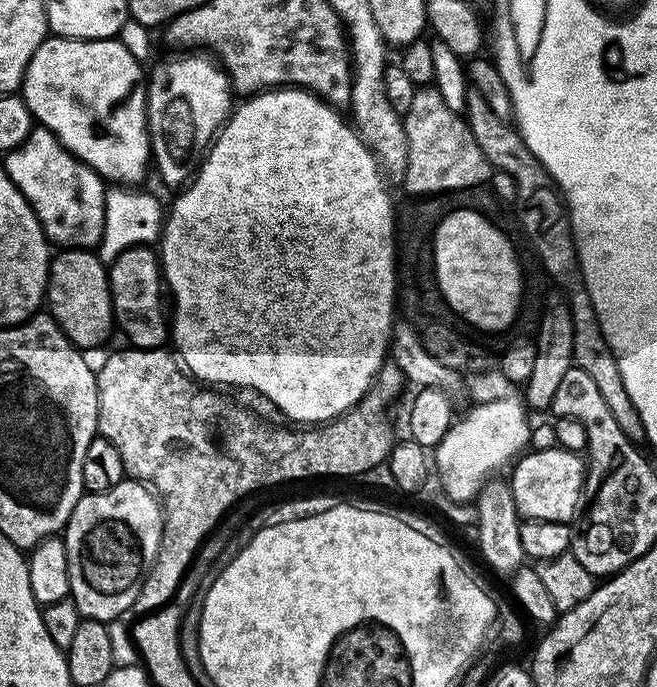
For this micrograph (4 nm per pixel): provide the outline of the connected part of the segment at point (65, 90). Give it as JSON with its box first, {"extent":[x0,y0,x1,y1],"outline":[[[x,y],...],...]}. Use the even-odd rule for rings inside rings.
{"extent":[22,36,152,186],"outline":[[[52,36],[44,40],[38,46],[38,50],[30,58],[28,68],[24,71],[24,82],[22,85],[22,99],[24,105],[32,111],[35,123],[50,129],[60,140],[60,145],[67,148],[72,155],[77,156],[84,164],[89,164],[94,171],[105,181],[115,182],[120,186],[136,186],[141,182],[140,179],[150,172],[150,161],[152,160],[152,143],[148,137],[148,110],[146,101],[148,98],[148,86],[146,83],[146,68],[143,68],[141,61],[119,38],[110,40],[67,40],[65,36]]]}

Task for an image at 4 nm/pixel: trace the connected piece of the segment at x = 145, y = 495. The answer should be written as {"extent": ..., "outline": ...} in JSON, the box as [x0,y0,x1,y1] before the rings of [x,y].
{"extent":[62,478,164,621],"outline":[[[125,478],[118,486],[105,492],[85,494],[74,506],[64,527],[62,539],[66,546],[66,562],[70,570],[70,599],[75,602],[85,620],[119,621],[131,609],[134,598],[142,590],[142,582],[154,566],[164,529],[164,509],[149,485]]]}

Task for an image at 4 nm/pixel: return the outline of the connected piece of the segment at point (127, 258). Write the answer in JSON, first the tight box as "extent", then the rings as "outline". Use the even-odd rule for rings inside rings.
{"extent":[108,244,170,348],"outline":[[[139,244],[130,250],[122,250],[118,258],[111,261],[108,268],[108,287],[112,290],[112,306],[116,313],[115,323],[124,331],[124,336],[133,348],[163,348],[170,336],[170,324],[160,312],[160,288],[162,292],[162,273],[160,270],[160,257],[155,247]]]}

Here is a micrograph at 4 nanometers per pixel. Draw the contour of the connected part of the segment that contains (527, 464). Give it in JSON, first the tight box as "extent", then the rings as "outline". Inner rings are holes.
{"extent":[510,446,586,524],"outline":[[[559,446],[552,448],[540,448],[537,452],[528,450],[515,461],[511,469],[512,478],[510,485],[517,504],[519,515],[525,520],[546,520],[548,522],[562,522],[572,524],[577,519],[578,509],[582,504],[584,495],[584,473],[586,471],[586,460],[581,453],[571,452]]]}

